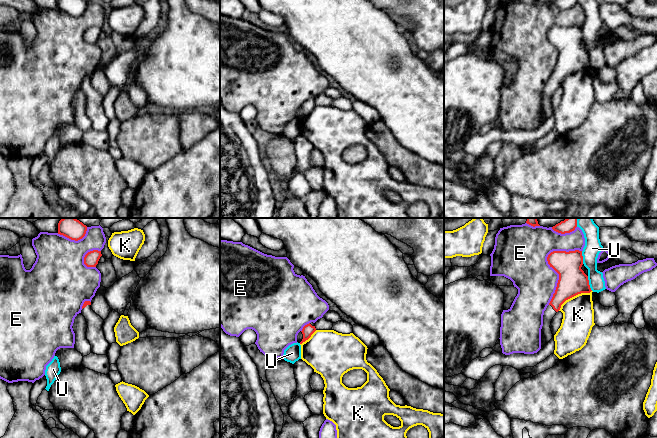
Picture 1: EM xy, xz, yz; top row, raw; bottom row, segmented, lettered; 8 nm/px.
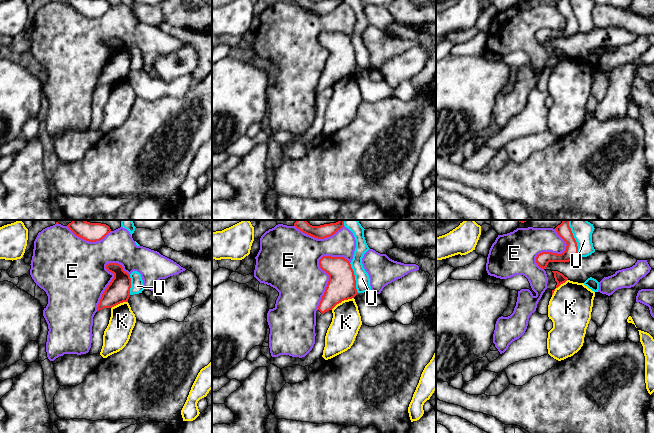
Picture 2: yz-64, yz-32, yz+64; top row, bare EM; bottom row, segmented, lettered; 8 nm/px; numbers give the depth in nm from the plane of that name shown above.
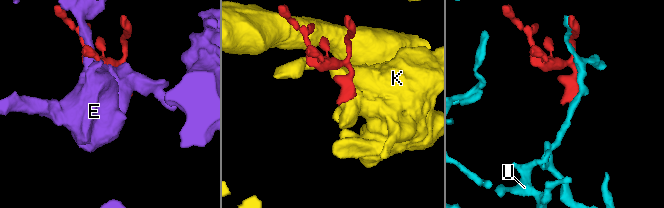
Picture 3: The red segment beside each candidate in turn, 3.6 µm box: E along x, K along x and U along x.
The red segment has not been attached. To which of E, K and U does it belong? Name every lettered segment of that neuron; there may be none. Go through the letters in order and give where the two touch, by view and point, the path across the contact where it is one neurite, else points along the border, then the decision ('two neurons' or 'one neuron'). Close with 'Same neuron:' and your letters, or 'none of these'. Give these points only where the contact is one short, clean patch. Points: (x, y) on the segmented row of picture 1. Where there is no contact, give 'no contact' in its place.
E: meets red in yz at (548, 263); two neurons
K: meets red in yz at (573, 296); border along yz (591, 290), (568, 298), (558, 310); two neurons
U: meets red in yz at (588, 283); two neurons
Same neuron: none of these

